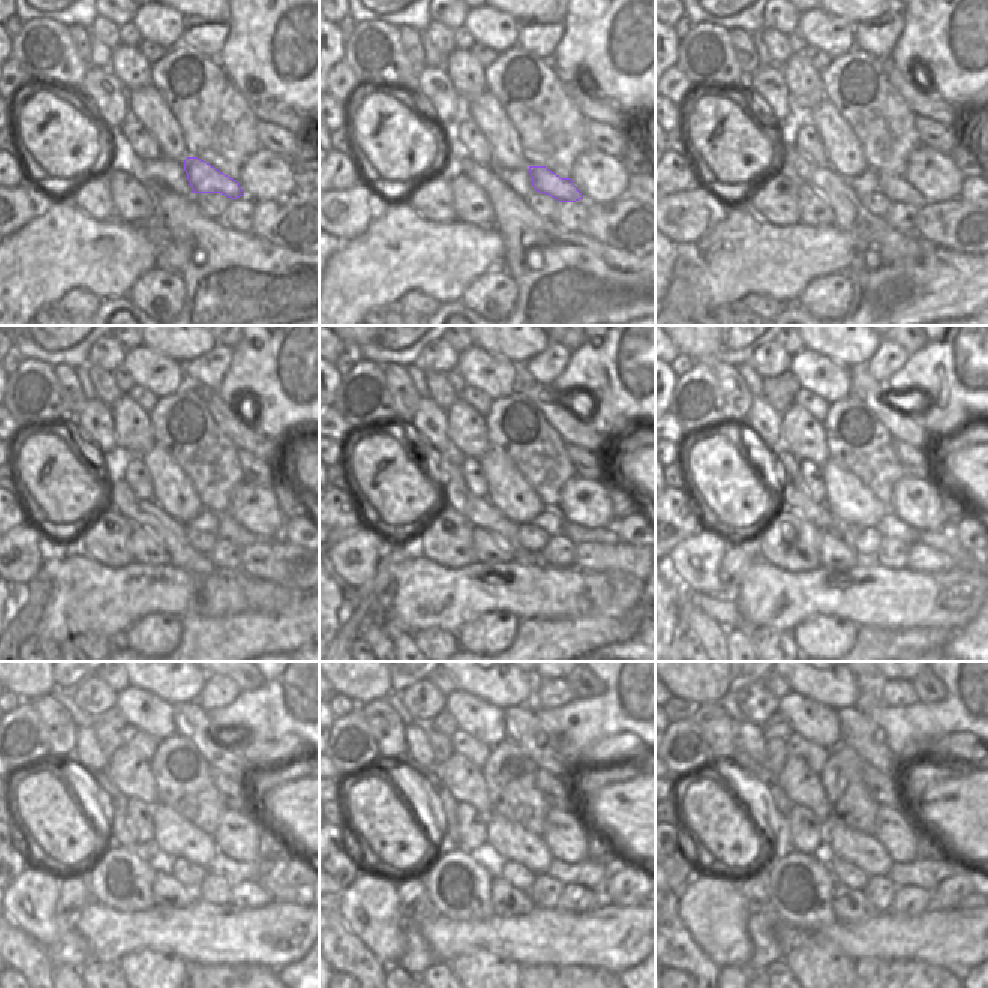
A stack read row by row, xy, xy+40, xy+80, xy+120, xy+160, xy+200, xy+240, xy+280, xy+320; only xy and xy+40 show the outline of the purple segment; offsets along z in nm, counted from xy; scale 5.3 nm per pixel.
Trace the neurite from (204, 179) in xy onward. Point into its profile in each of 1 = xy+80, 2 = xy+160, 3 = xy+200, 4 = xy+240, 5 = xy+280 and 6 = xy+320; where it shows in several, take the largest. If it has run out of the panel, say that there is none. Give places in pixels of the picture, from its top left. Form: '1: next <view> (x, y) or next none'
1: next xy+80 (894, 186)
2: next xy+160 (577, 534)
3: next xy+200 (943, 540)
4: next xy+240 (270, 877)
5: next xy+280 (624, 900)
6: next xy+320 (960, 904)

